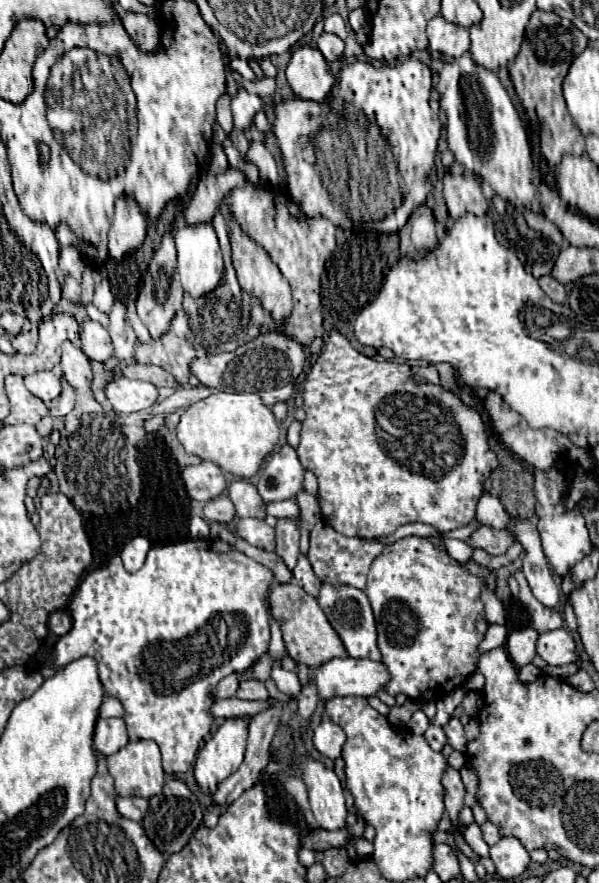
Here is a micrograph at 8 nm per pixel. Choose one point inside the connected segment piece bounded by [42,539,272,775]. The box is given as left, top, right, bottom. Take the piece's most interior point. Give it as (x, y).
(164, 636)

